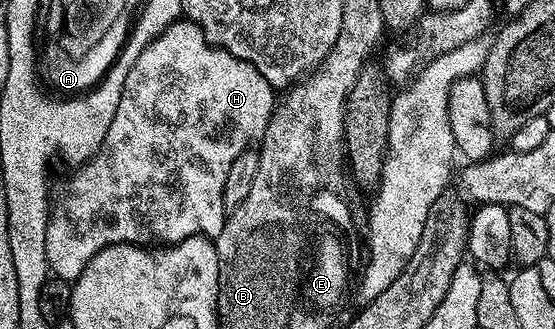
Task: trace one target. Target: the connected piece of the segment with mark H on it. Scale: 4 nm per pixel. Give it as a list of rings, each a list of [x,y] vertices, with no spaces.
[[[194,23],[171,24],[139,53],[100,150],[81,169],[65,208],[49,220],[50,272],[59,279],[75,280],[97,253],[120,243],[172,245],[193,236],[216,237],[227,218],[223,203],[227,173],[232,162],[264,136],[275,110],[273,95],[275,89],[255,65],[207,42]]]

